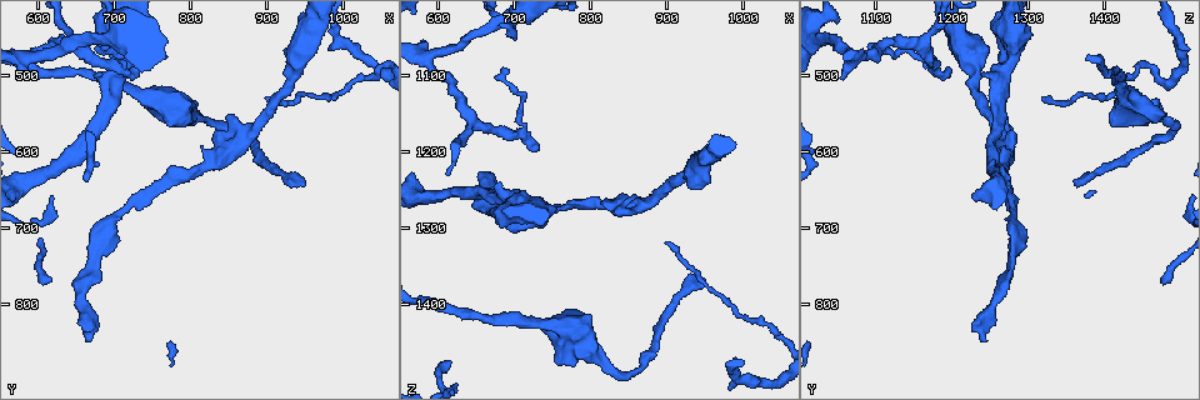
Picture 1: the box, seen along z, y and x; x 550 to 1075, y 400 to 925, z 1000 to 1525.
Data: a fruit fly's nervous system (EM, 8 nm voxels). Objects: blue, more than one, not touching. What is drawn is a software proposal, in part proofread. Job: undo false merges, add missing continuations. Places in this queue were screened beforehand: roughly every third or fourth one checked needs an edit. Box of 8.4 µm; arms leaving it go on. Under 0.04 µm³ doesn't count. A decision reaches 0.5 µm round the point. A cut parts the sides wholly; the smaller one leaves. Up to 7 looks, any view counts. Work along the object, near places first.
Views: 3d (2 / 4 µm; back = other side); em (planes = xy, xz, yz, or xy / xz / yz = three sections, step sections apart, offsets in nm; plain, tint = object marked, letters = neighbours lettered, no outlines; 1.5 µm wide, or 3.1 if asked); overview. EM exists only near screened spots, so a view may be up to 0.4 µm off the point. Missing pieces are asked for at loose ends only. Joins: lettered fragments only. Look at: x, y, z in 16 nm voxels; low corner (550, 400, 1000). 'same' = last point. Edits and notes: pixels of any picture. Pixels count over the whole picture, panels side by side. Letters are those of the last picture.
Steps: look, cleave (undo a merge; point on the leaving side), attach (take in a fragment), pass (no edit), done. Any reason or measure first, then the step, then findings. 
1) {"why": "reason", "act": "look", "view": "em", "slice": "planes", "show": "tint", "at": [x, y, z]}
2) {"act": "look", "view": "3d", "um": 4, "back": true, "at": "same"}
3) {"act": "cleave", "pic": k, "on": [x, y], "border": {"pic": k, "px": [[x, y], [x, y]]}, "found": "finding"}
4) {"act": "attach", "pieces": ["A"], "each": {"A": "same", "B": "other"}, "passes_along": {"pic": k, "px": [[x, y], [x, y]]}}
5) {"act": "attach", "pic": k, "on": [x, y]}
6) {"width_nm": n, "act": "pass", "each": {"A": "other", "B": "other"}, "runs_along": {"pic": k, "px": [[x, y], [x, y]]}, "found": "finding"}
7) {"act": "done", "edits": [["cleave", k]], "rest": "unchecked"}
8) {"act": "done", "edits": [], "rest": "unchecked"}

{"why": "thin end", "act": "look", "view": "3d", "um": 2, "at": [690, 465, 1095]}

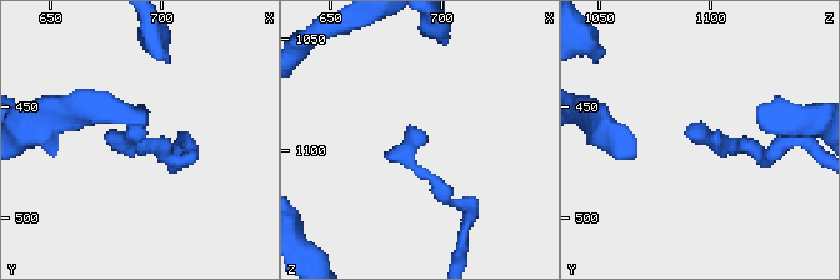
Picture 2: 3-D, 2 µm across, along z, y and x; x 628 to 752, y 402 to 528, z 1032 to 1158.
{"act": "look", "view": "em", "slice": "planes", "show": "letters", "at": [693, 466, 1091]}

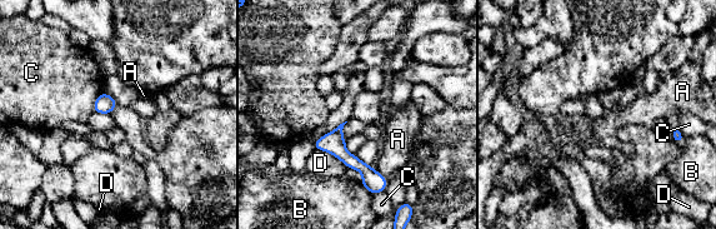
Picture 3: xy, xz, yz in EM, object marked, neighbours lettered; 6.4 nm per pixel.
{"act": "pass", "each": {"A": "other", "B": "other", "C": "other", "D": "other"}, "runs_along": {"pic": 3, "px": [[318, 144], [333, 144], [380, 187]]}, "found": "none of them fits"}

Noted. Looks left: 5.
{"act": "look", "view": "3d", "um": 4, "at": [730, 490, 1200]}

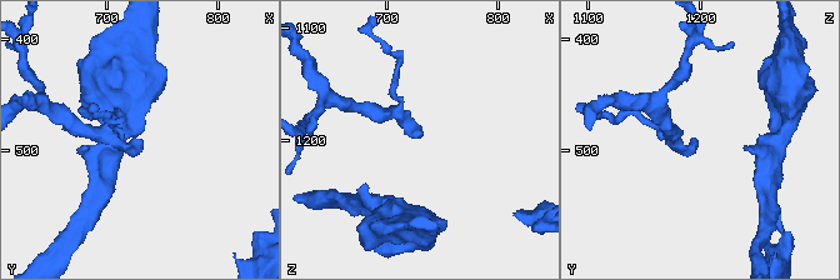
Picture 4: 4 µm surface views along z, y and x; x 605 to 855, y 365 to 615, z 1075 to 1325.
{"act": "look", "view": "em", "slice": "xz", "step": 4, "show": "letters", "at": [730, 494, 1196]}

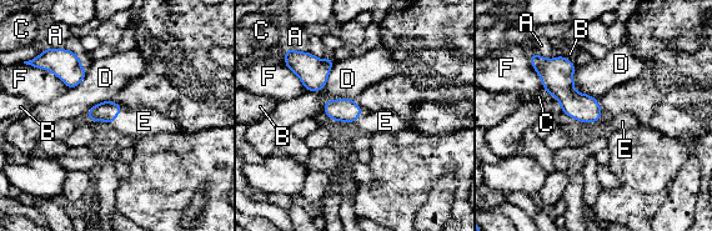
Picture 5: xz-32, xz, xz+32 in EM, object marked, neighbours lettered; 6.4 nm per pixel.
{"width_nm": 130, "act": "attach", "pieces": ["E"], "each": {"A": "other", "B": "other", "C": "other", "D": "other", "E": "same", "F": "other"}, "found": "the cell continues"}

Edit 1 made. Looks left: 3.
{"act": "look", "view": "overview"}

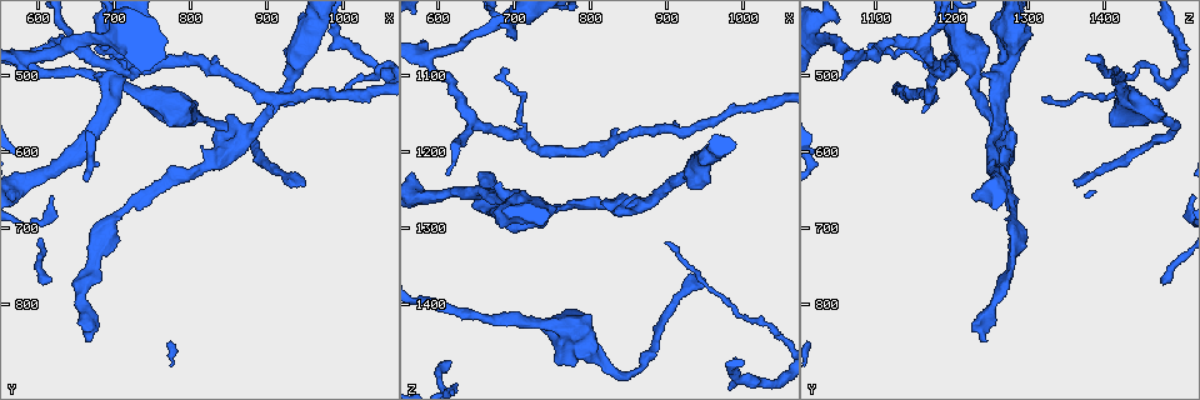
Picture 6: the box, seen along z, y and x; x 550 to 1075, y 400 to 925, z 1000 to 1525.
{"why": "long arm stops here", "act": "look", "view": "3d", "um": 4, "at": [660, 845, 1245]}

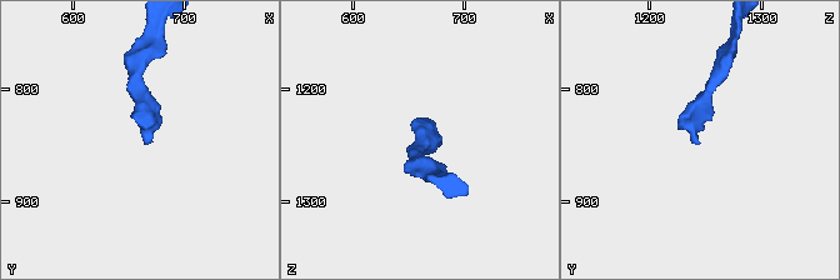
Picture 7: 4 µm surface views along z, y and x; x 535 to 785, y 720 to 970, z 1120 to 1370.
{"why": "need the tissue", "act": "look", "view": "em", "slice": "planes", "show": "letters", "at": [662, 846, 1244]}

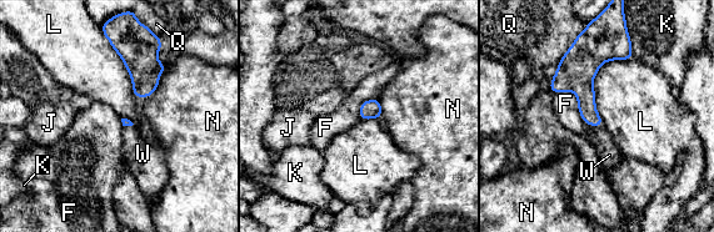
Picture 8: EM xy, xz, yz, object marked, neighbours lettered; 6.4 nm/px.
{"act": "attach", "pieces": ["W"], "each": {"F": "other", "J": "other", "K": "other", "L": "other", "N": "other", "Q": "other", "W": "same"}, "passes_along": {"pic": 8, "px": [[583, 89], [595, 125], [609, 155]]}, "found": "the cell continues"}

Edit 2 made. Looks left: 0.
{"act": "done", "edits": [["attach", 5], ["attach", 8]], "rest": "unchecked"}

